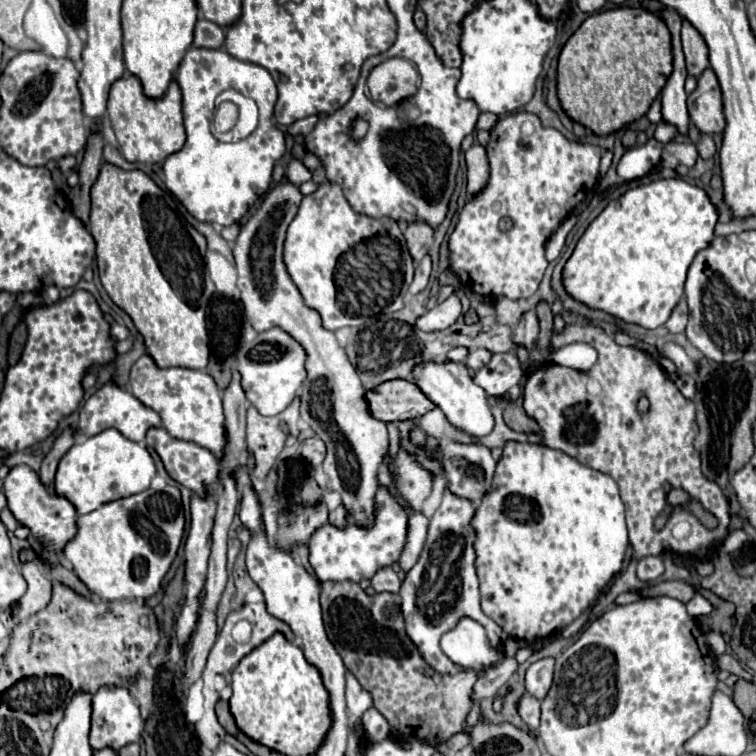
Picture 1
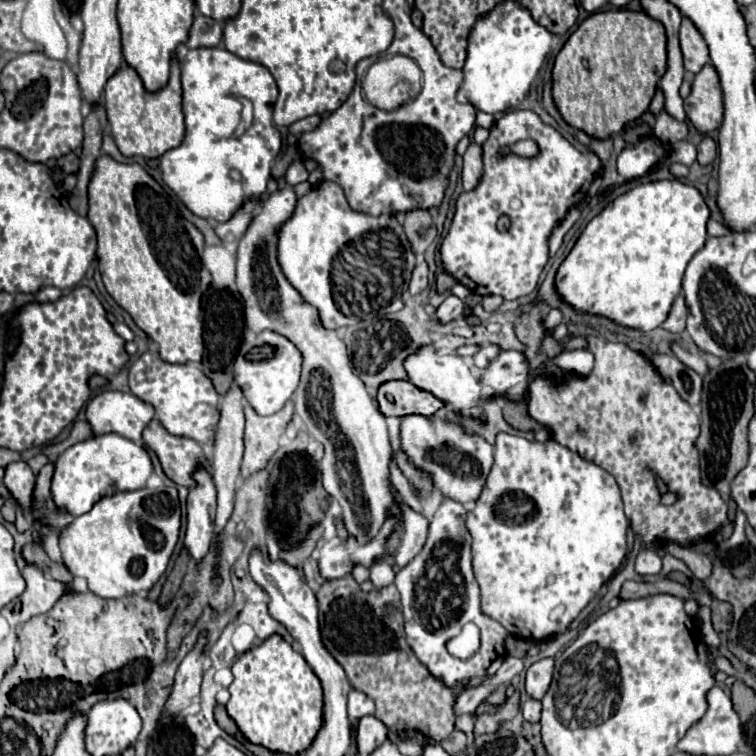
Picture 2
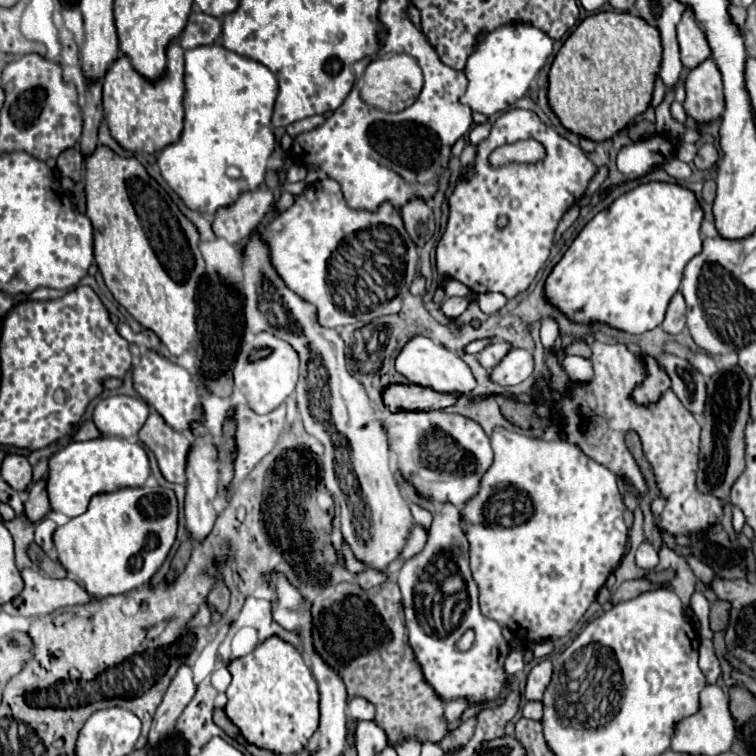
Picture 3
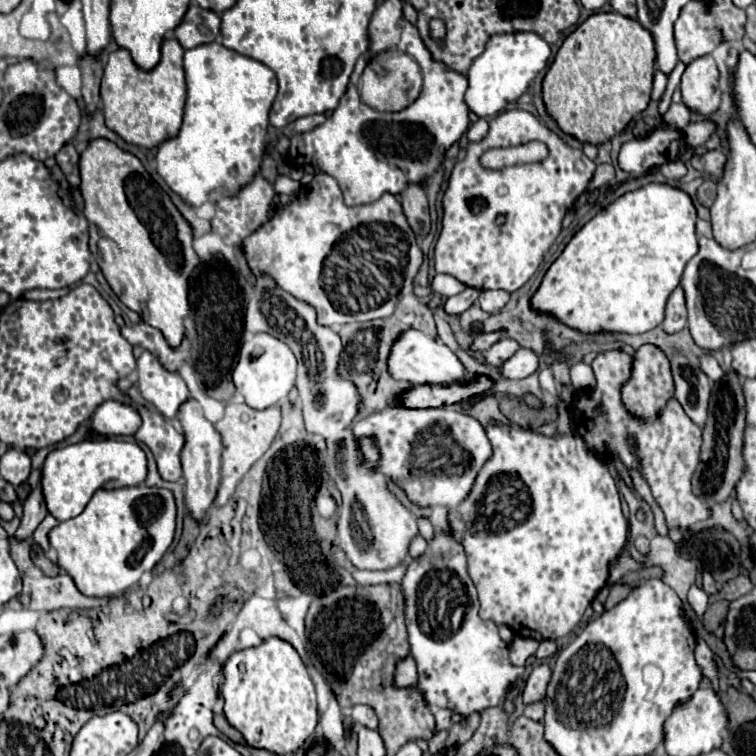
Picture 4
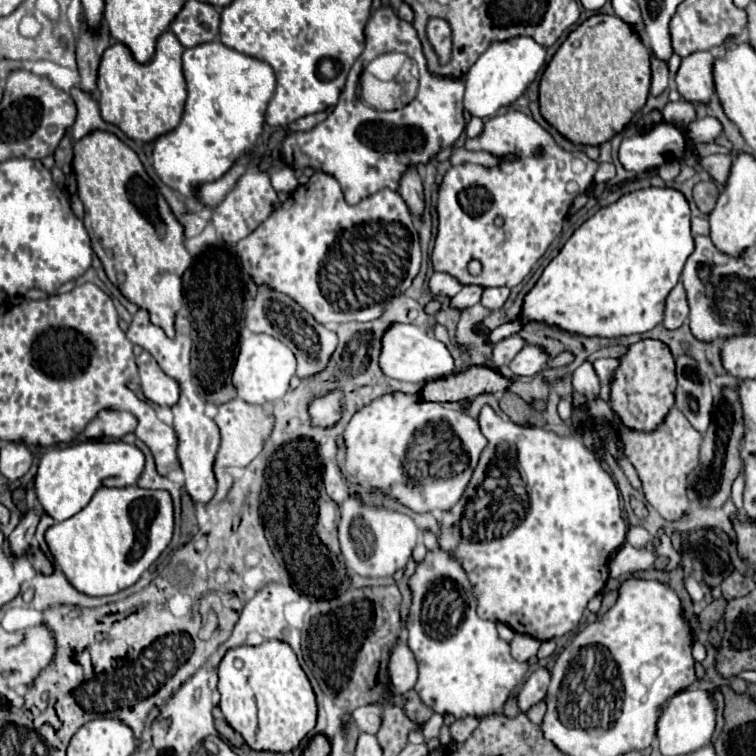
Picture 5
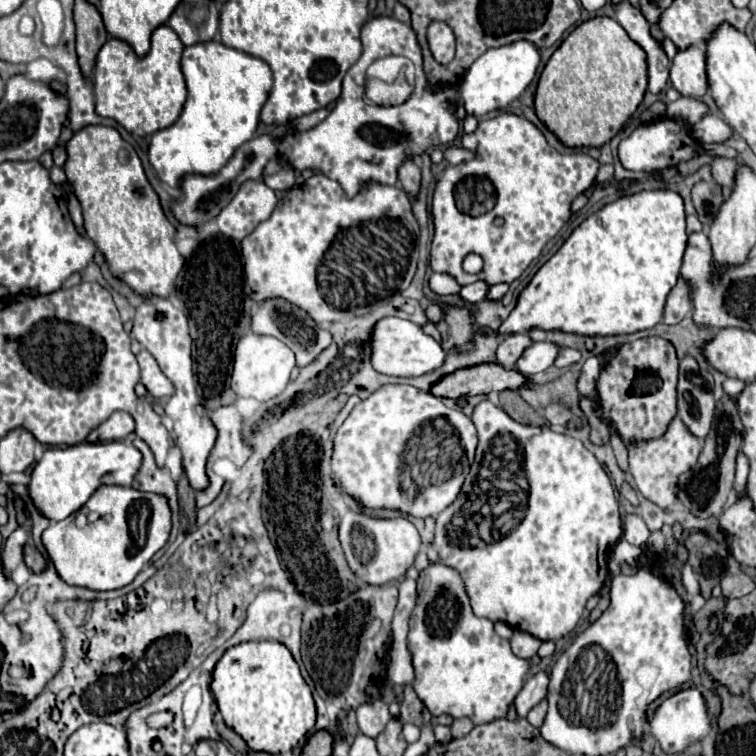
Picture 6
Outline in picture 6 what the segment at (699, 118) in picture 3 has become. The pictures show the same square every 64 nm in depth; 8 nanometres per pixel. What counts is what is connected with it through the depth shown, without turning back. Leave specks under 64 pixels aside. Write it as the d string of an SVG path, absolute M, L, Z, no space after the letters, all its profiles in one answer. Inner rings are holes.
M702 44L676 52L670 64L670 82L682 96L700 98L706 94L706 50Z

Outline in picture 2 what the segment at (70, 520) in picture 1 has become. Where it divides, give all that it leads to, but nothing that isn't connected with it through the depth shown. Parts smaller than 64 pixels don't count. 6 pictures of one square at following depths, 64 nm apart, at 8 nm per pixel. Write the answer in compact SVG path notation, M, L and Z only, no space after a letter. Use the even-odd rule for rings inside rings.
M18 460L18 462L8 464L4 470L6 470L4 484L12 492L16 502L26 508L32 508L32 492L34 492L36 478L34 478L30 466L24 460Z

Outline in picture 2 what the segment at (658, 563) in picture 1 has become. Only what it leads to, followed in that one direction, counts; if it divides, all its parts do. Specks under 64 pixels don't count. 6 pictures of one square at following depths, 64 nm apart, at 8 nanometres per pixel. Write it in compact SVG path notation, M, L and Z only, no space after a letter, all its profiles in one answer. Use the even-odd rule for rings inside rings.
M642 548L636 556L636 572L638 574L658 574L662 568L662 560L660 556L650 550L650 548Z

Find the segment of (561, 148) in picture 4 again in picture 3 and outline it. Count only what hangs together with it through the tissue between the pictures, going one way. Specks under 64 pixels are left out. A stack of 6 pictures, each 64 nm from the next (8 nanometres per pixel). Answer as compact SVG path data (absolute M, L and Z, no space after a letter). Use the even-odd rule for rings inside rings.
M518 108L504 112L494 120L490 136L476 146L470 174L460 178L448 198L448 224L436 246L438 274L466 284L476 294L502 292L506 298L514 298L524 292L548 260L560 218L582 198L596 170L582 148L542 124L534 112ZM528 138L544 144L544 160L502 168L488 164L488 154L494 148Z

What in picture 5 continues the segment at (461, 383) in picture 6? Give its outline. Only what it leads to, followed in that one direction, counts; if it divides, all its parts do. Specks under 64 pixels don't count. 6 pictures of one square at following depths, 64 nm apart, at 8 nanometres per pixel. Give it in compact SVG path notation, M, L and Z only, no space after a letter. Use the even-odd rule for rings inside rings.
M468 366L462 372L444 376L444 380L426 382L420 396L432 402L458 402L472 400L484 392L502 392L512 384L510 378L488 366Z

